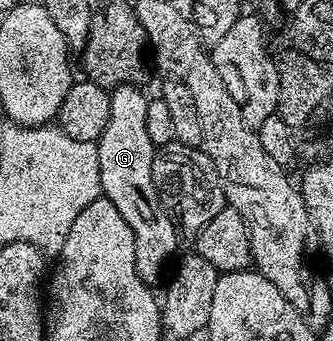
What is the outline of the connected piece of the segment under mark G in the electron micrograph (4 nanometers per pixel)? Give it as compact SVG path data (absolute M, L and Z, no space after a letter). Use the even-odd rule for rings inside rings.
M137 85L112 88L110 120L96 145L99 153L101 194L119 209L119 217L123 217L129 231L135 233L137 278L142 279L146 285L157 285L157 282L162 282L171 260L178 254L179 240L175 225L171 225L171 217L167 217L159 201L159 193L155 193L155 181L151 177L155 148L147 133L147 105L150 96L144 95L141 90Z

